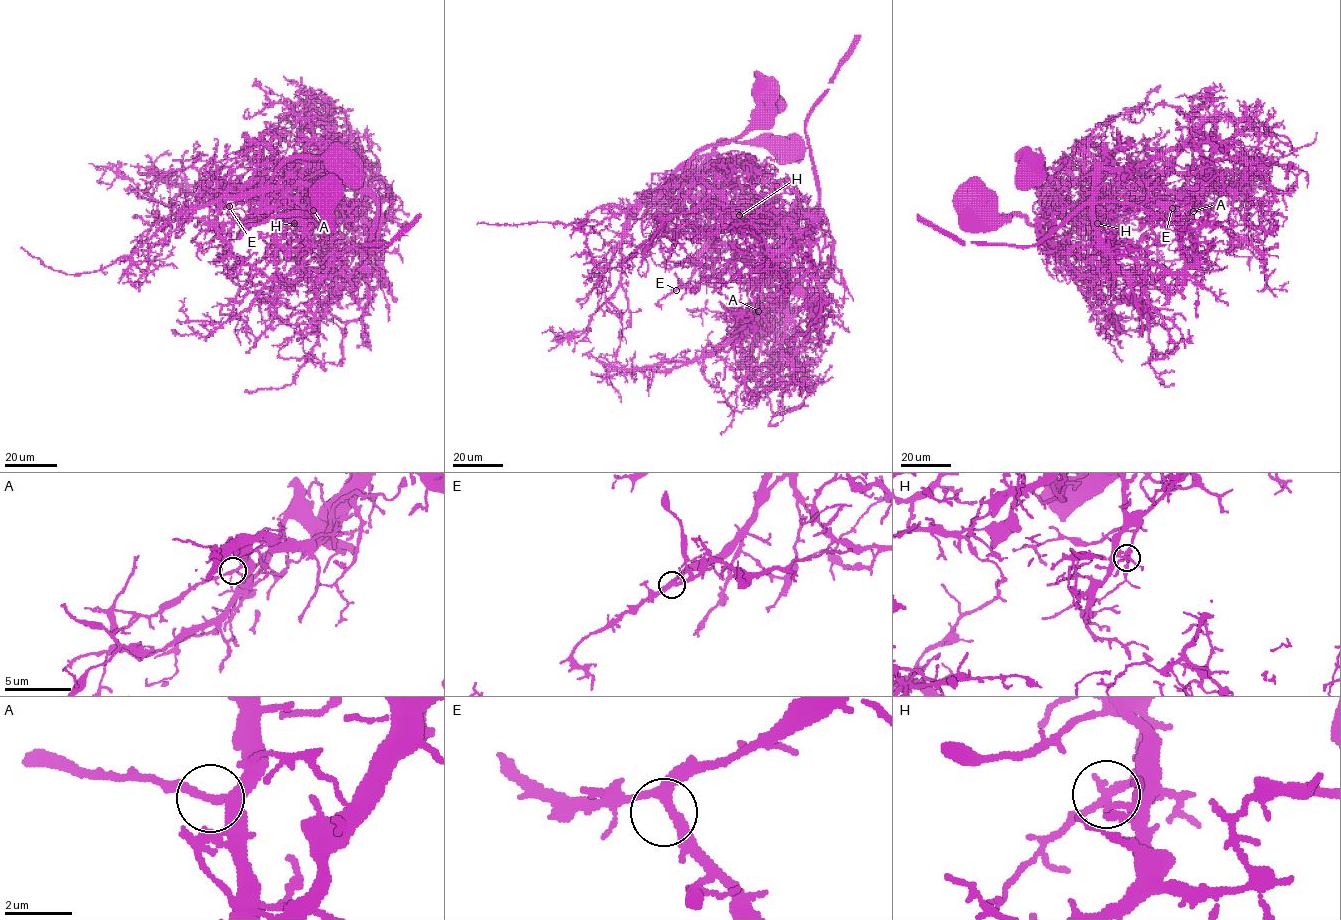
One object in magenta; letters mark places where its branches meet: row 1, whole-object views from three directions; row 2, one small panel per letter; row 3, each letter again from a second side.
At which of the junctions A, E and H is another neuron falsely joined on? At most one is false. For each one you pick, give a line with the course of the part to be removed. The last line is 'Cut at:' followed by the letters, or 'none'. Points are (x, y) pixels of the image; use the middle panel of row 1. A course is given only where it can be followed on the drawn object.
H: (739, 215), (759, 213), (727, 167), (687, 161), (633, 210), (619, 284), (586, 330), (559, 342), (549, 326)
Cut at: H

